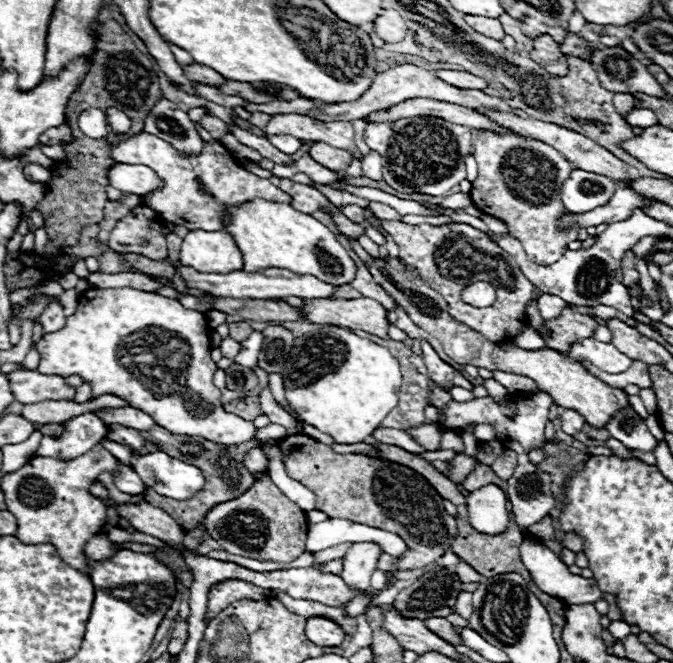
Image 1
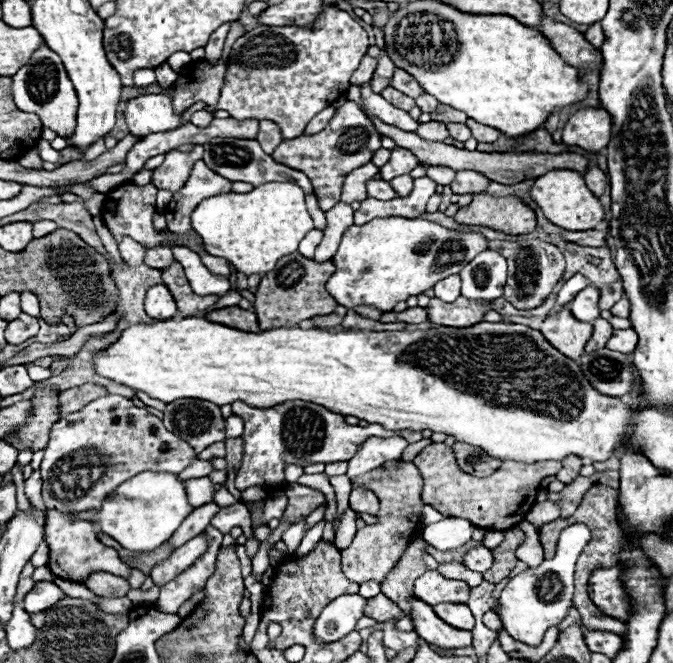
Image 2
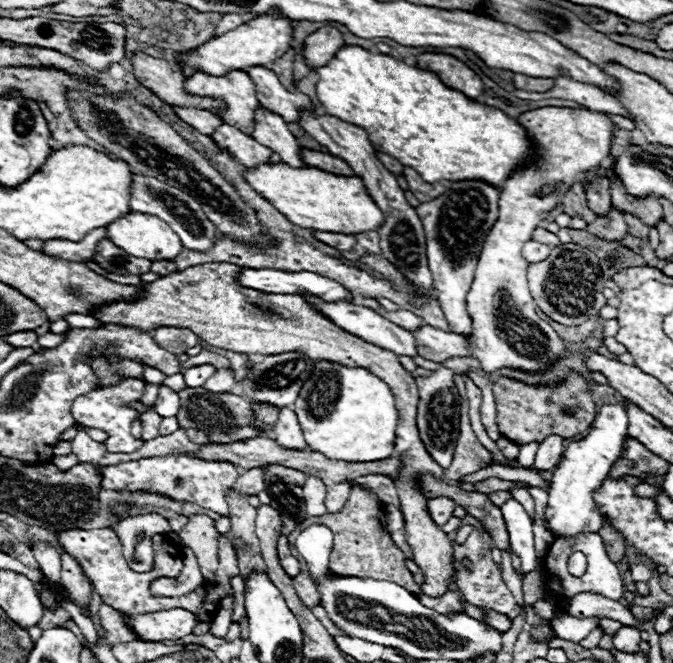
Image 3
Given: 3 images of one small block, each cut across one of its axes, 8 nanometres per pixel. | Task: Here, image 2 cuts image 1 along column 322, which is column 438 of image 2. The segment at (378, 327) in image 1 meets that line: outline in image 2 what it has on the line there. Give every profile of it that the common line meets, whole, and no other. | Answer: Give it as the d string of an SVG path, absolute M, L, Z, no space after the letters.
M464 296L452 304L432 298L426 308L428 320L440 326L474 326L482 322L482 316L488 310L490 304L484 304L484 300L464 300Z

